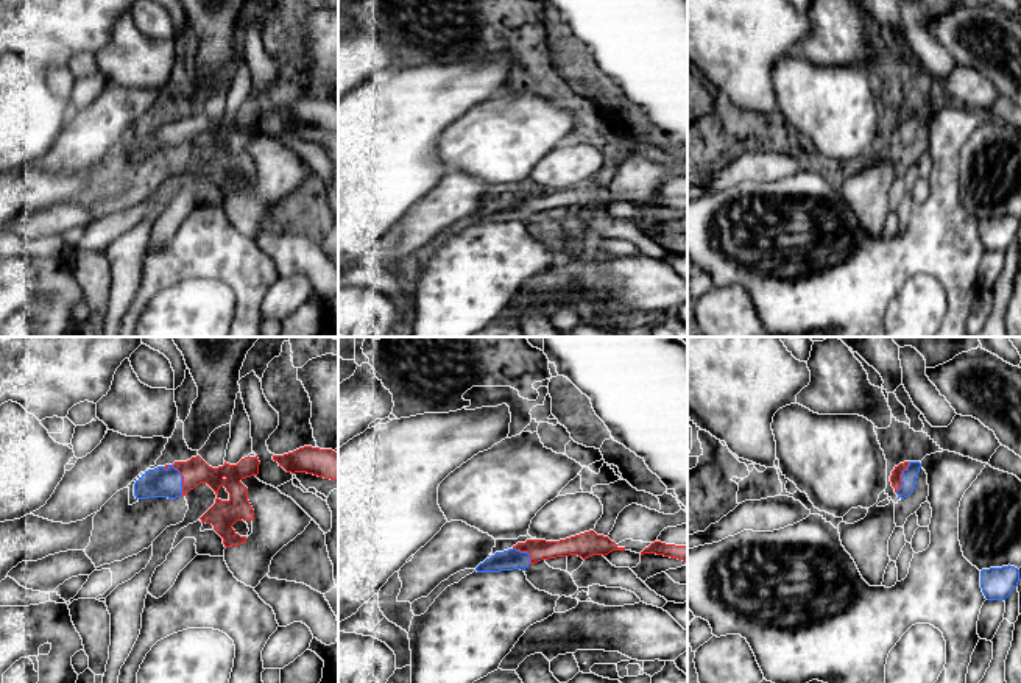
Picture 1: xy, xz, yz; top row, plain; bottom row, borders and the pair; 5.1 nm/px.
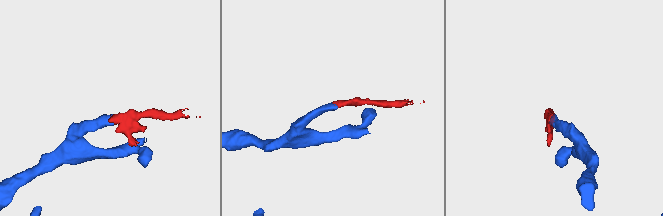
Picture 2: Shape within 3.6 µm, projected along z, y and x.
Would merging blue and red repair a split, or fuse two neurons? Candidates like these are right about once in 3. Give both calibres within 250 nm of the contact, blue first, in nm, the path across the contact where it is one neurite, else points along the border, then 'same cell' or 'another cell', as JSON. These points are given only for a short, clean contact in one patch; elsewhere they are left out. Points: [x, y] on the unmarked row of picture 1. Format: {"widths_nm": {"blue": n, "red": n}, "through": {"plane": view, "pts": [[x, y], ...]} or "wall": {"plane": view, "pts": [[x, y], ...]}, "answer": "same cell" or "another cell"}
{"widths_nm": {"blue": 160, "red": 140}, "through": {"plane": "xy", "pts": [[159, 133], [181, 131], [194, 122]]}, "answer": "same cell"}

